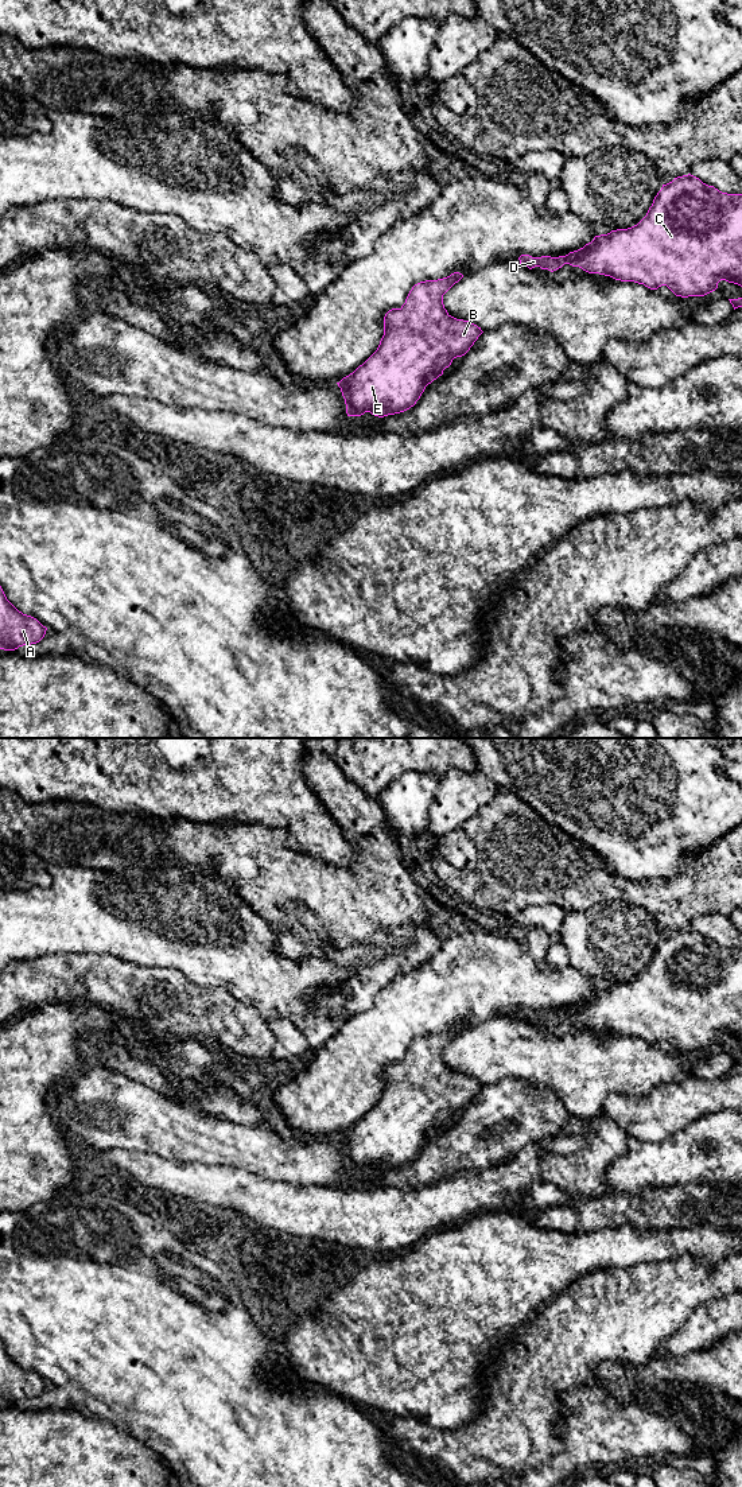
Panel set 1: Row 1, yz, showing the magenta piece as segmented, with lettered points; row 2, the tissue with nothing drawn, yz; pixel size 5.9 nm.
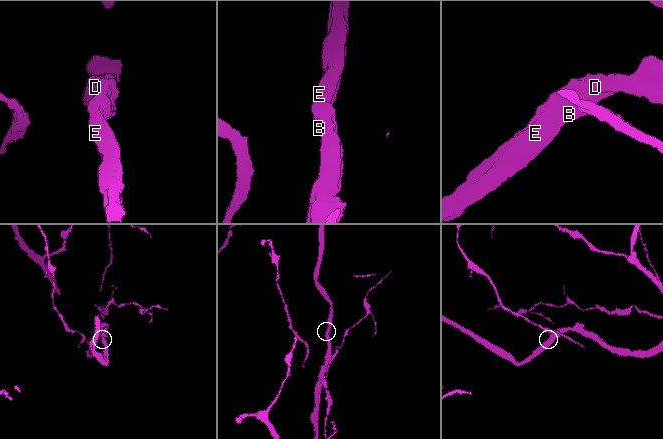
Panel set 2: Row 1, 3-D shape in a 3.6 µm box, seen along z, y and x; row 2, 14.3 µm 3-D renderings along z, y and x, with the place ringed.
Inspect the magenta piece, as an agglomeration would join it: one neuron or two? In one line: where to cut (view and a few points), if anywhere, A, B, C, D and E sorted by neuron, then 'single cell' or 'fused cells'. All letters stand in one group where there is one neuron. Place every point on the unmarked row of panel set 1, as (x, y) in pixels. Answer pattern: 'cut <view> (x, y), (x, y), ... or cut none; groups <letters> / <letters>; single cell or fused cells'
cut none; groups A B C D E; single cell

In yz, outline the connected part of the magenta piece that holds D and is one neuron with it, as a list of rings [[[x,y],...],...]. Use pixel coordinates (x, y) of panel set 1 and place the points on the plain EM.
[[[688,928],[663,939],[646,970],[634,981],[595,990],[583,1002],[566,1010],[521,1009],[520,1018],[551,1026],[564,1018],[588,1028],[634,1036],[650,1044],[667,1040],[676,1051],[704,1051],[720,1034],[742,1041],[742,948],[722,947]]]

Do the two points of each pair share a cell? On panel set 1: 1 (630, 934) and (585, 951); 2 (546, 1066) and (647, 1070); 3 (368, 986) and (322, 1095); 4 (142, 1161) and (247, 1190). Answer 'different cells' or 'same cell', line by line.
1: same cell
2: same cell
3: different cells
4: same cell

